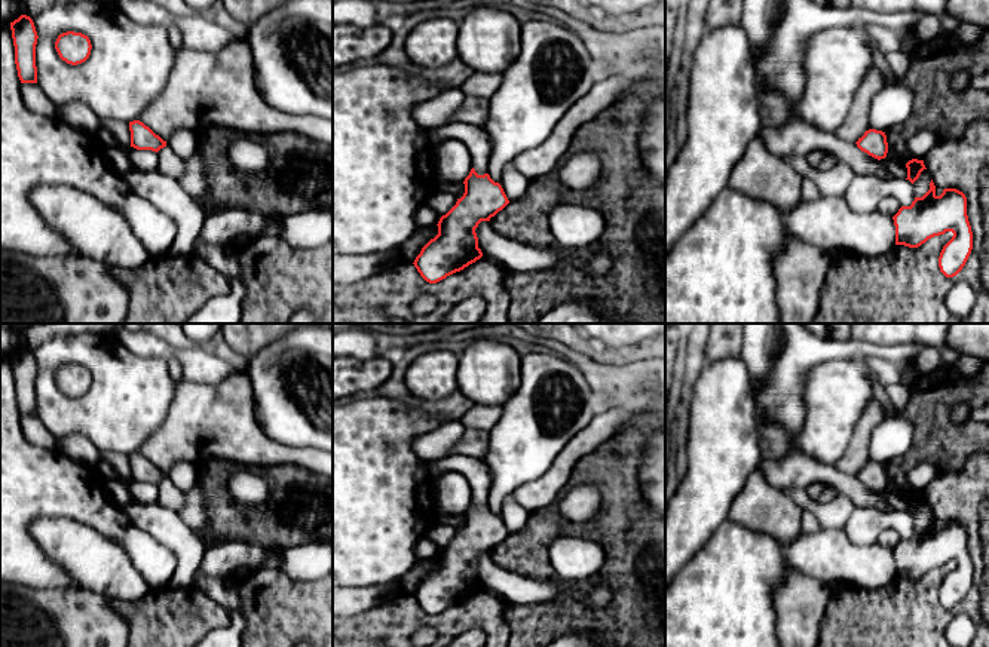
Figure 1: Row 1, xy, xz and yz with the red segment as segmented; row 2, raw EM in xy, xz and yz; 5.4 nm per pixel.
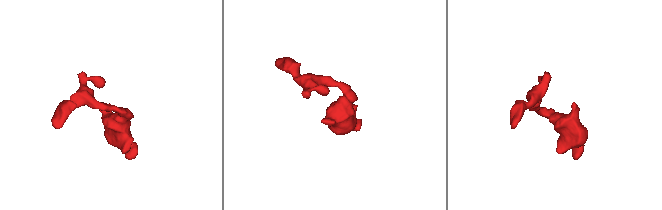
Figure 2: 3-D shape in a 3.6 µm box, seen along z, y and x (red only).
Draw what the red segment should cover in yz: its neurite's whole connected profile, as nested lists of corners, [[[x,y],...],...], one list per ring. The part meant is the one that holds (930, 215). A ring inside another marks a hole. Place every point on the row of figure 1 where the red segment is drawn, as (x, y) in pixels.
[[[931,180],[930,190],[922,197],[915,197],[910,206],[901,206],[892,220],[895,245],[909,248],[918,248],[934,236],[952,231],[952,239],[940,252],[939,267],[946,277],[953,277],[962,270],[973,249],[967,197],[962,191],[944,188],[937,196]]]

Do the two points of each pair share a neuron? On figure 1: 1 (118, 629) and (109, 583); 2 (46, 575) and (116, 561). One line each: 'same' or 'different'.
1: different
2: different

